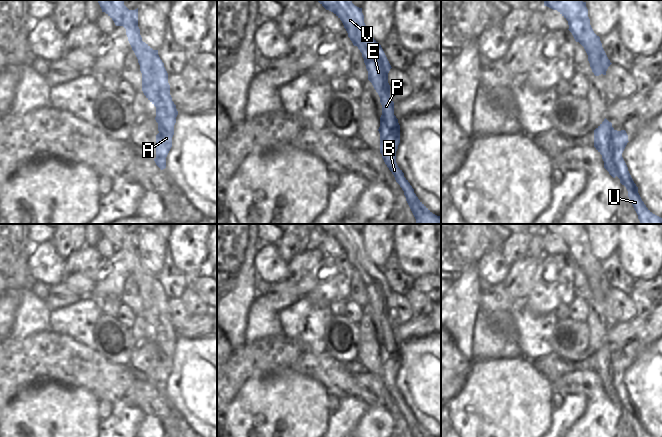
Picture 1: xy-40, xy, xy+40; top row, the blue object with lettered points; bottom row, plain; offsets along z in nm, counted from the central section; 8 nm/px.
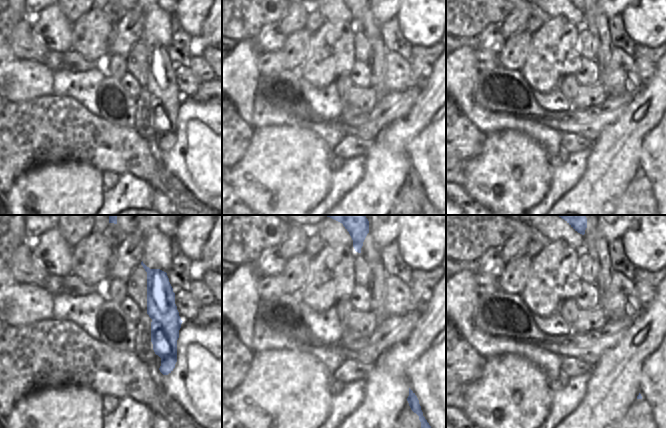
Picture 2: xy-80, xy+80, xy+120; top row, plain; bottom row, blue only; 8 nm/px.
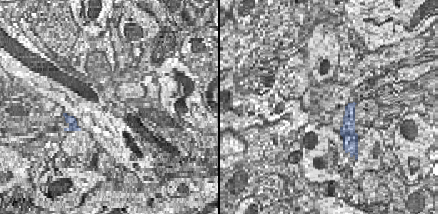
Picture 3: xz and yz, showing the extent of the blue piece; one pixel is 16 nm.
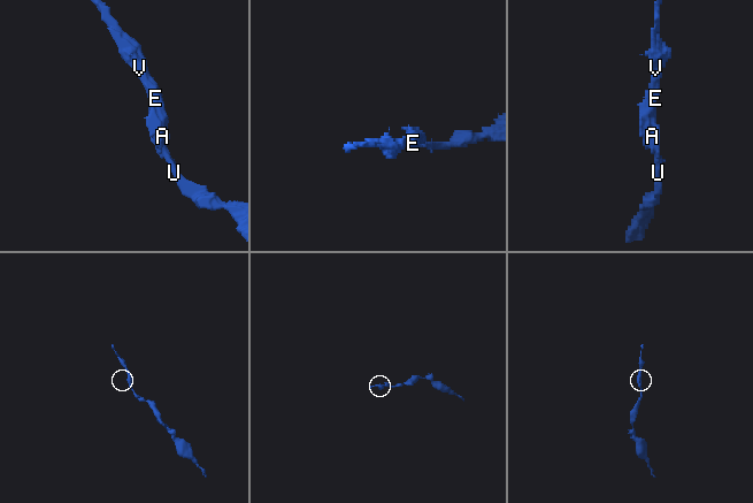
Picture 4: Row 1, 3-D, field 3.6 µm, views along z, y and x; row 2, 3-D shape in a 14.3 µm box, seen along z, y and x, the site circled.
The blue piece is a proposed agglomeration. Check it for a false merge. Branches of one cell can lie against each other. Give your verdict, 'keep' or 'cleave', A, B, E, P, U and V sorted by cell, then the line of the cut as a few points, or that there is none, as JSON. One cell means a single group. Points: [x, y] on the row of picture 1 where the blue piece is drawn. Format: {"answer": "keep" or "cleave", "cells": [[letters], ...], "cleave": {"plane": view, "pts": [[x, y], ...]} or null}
{"answer": "keep", "cells": [["A", "B", "E", "P", "U", "V"]], "cleave": null}

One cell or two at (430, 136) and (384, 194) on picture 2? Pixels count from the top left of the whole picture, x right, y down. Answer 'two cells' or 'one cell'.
two cells

